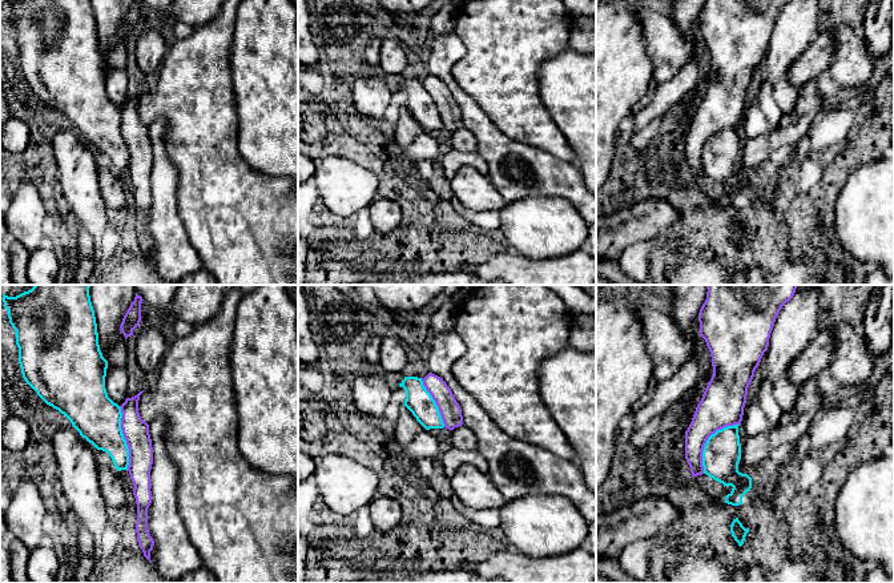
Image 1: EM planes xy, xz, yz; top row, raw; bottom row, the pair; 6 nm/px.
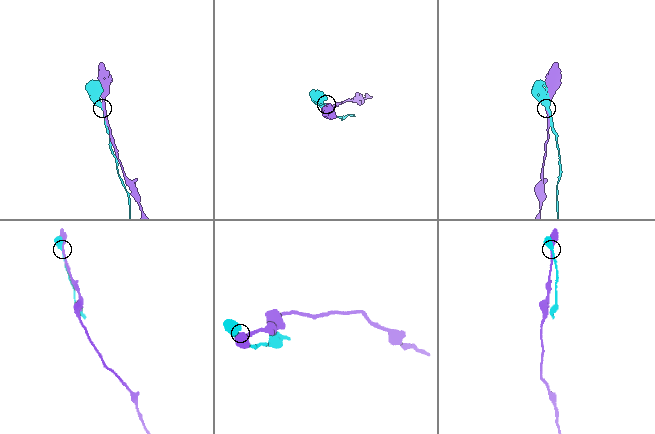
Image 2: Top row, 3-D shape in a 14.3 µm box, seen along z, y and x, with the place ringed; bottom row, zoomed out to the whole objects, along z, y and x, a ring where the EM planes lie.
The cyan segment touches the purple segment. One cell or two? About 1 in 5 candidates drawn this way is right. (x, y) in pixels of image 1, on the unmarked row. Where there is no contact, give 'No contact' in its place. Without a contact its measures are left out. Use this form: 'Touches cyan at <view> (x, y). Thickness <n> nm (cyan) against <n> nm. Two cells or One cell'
Touches cyan at yz (707, 143). Thickness 240 nm (cyan) against 260 nm. Two cells

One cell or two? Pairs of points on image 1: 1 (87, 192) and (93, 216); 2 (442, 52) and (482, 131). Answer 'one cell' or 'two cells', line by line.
1: one cell
2: one cell

